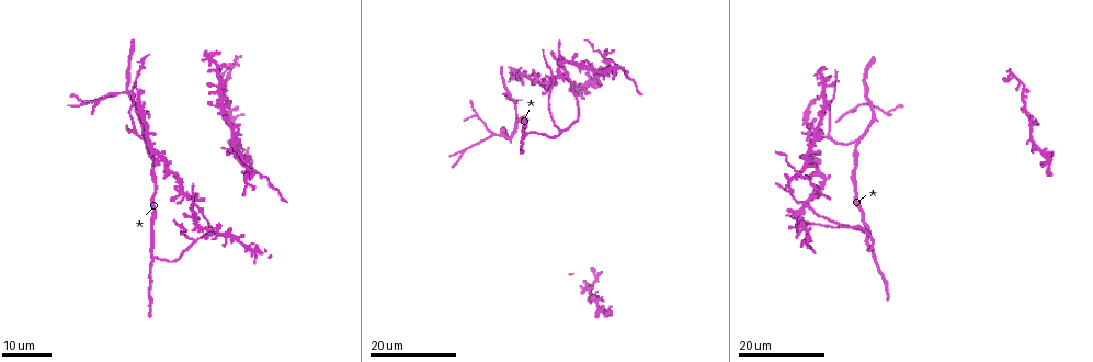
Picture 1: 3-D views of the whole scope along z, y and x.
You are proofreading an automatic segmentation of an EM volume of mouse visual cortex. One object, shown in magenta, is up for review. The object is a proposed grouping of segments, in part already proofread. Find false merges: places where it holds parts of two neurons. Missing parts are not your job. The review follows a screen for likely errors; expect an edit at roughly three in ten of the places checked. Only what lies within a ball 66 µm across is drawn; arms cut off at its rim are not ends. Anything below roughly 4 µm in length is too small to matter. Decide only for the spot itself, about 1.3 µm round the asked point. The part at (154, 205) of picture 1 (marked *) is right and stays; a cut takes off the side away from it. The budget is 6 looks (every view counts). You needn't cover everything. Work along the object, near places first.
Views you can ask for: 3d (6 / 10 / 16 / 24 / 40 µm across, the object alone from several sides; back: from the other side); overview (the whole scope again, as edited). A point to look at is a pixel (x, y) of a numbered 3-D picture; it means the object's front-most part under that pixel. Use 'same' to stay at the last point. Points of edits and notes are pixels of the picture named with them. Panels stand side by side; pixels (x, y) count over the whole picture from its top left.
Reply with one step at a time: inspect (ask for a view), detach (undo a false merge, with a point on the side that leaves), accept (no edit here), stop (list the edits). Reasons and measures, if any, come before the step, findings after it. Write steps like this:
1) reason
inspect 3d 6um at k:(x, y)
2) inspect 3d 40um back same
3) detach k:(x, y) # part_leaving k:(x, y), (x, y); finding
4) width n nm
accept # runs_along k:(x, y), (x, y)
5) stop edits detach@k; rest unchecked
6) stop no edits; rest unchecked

a fork
inspect 3d 16um at 1:(196, 205)

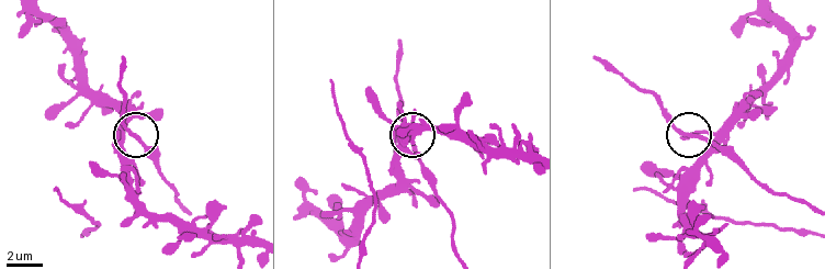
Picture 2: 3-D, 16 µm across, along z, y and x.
inspect 3d 10um at 2:(681, 132)

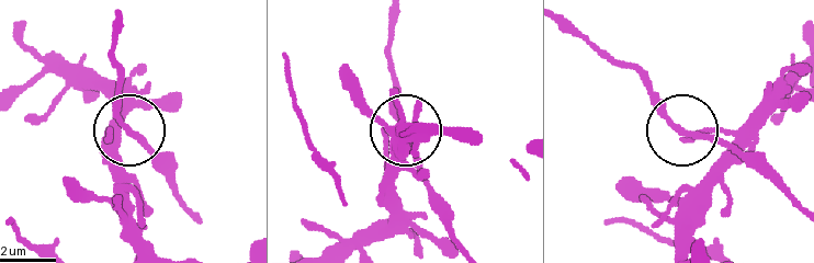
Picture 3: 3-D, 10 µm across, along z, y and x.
width 170 nm
accept # runs_along 3:(196, 221), (123, 123), (114, 61); continuous, no second neuron

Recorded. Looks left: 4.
arms part here
inspect 3d 24um at 1:(559, 129)

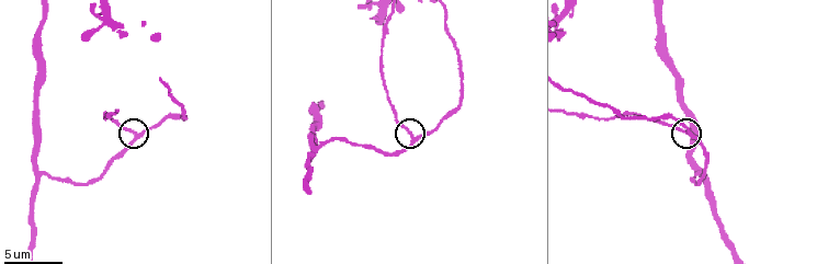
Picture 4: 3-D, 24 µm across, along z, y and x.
inspect 3d 10um at 4:(138, 135)

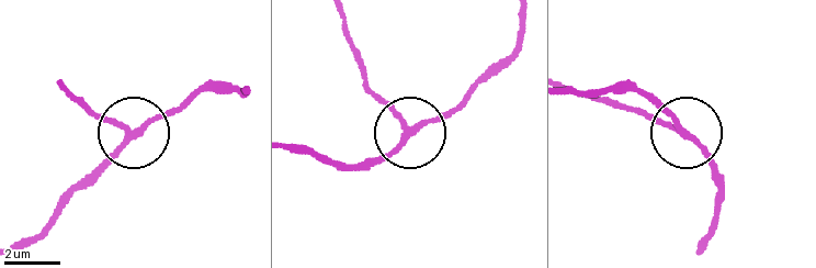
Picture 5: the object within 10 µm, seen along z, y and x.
width 190 nm
accept # runs_along 5:(293, 143), (342, 165), (385, 157), (408, 129), (366, 81); one neuron here

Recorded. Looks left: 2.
three arms meet
inspect 3d 24um at 1:(498, 135)

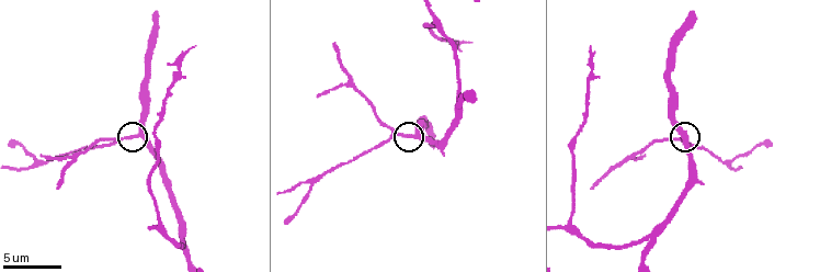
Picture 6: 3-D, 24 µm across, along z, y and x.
inspect 3d 10um at 6:(415, 134)

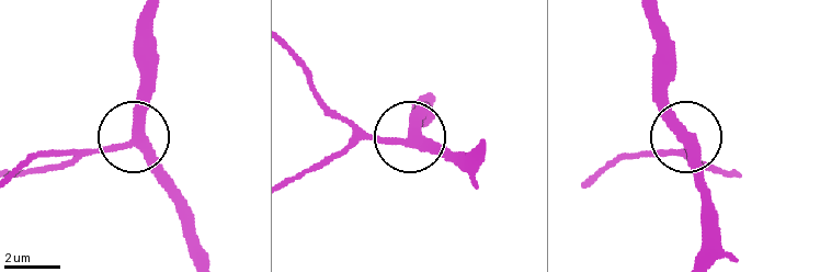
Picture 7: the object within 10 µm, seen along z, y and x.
arms 3
accept # one neuron here

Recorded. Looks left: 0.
stop no edits; rest unchecked

